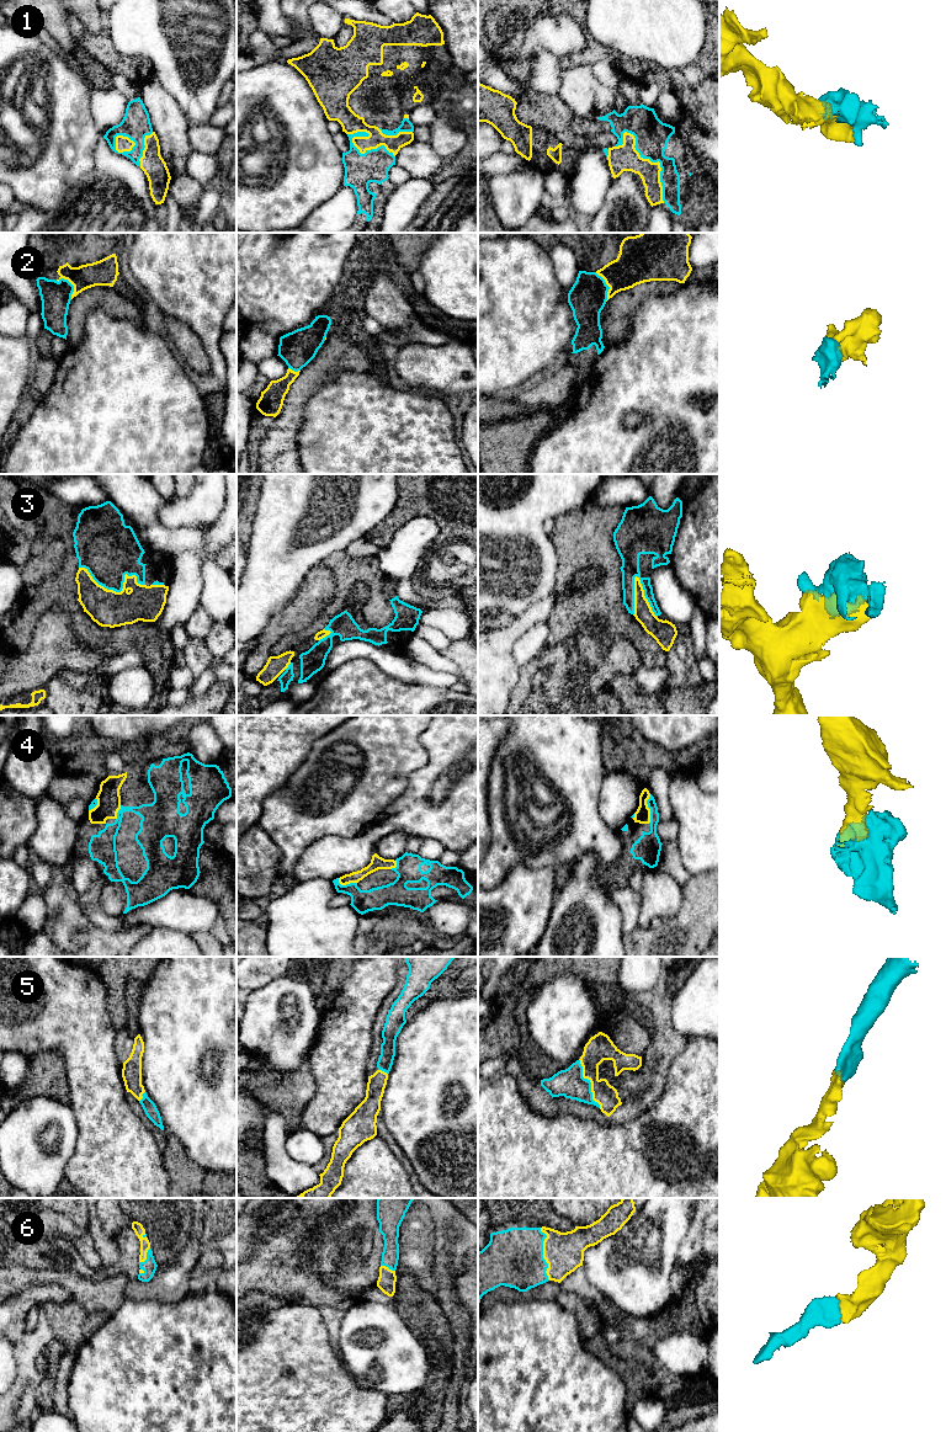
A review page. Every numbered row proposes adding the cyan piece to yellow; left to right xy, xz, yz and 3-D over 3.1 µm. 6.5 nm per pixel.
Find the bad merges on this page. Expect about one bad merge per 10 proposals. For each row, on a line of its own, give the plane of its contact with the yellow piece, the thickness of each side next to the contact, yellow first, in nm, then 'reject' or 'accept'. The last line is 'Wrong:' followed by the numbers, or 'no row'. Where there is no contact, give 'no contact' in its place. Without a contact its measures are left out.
1: contact in yz; calibres 180 and 220 nm; accept
2: contact in xy; calibres 170 and 200 nm; accept
3: contact in xy; calibres 240 and 320 nm; accept
4: contact in yz; calibres 100 and 170 nm; accept
5: contact in yz; calibres 170 and 190 nm; accept
6: contact in yz; calibres 260 and 380 nm; accept
Wrong: no row

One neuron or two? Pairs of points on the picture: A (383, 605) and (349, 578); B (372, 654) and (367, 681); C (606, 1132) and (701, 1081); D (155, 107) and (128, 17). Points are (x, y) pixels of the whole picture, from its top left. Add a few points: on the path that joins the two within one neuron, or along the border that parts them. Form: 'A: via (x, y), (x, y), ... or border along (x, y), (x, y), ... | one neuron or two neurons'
A: via (378, 592), (378, 583), (371, 575), (361, 575) | one neuron
B: border along (343, 663), (350, 659), (368, 659), (396, 679) | two neurons
C: via (630, 1132), (650, 1119), (663, 1119), (678, 1105) | one neuron
D: border along (153, 73), (173, 99) | two neurons

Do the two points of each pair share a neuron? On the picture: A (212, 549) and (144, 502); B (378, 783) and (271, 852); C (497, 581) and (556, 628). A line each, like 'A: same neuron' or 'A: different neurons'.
A: different neurons
B: different neurons
C: different neurons

